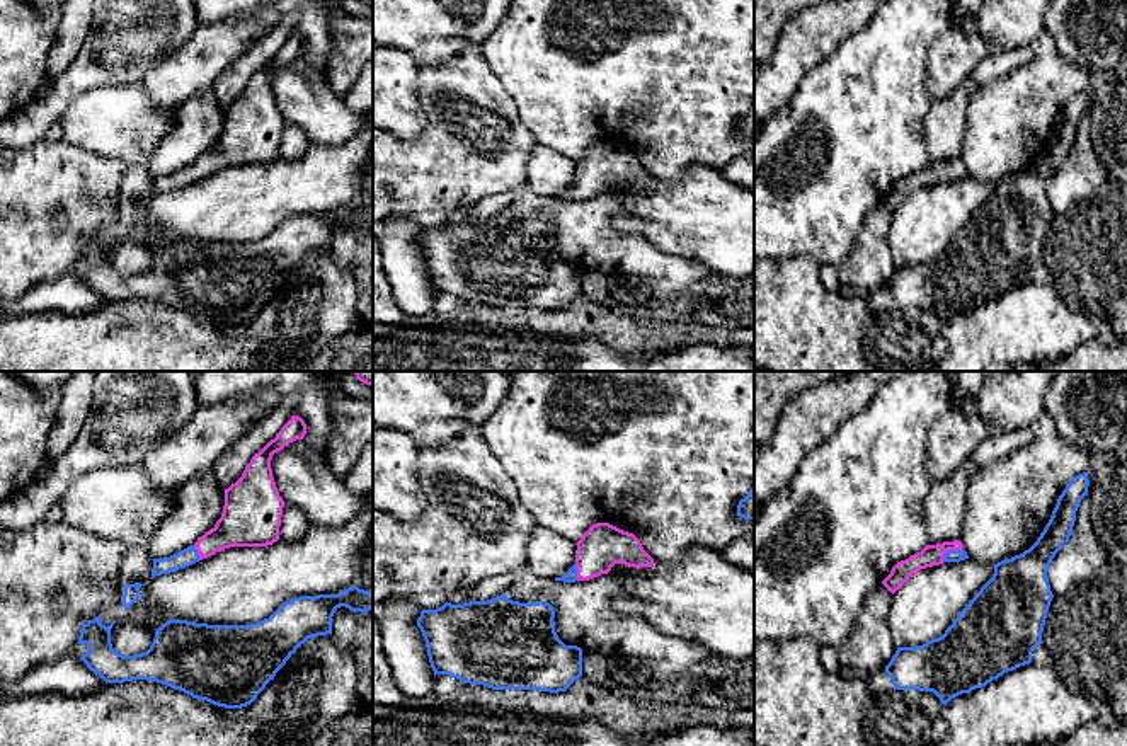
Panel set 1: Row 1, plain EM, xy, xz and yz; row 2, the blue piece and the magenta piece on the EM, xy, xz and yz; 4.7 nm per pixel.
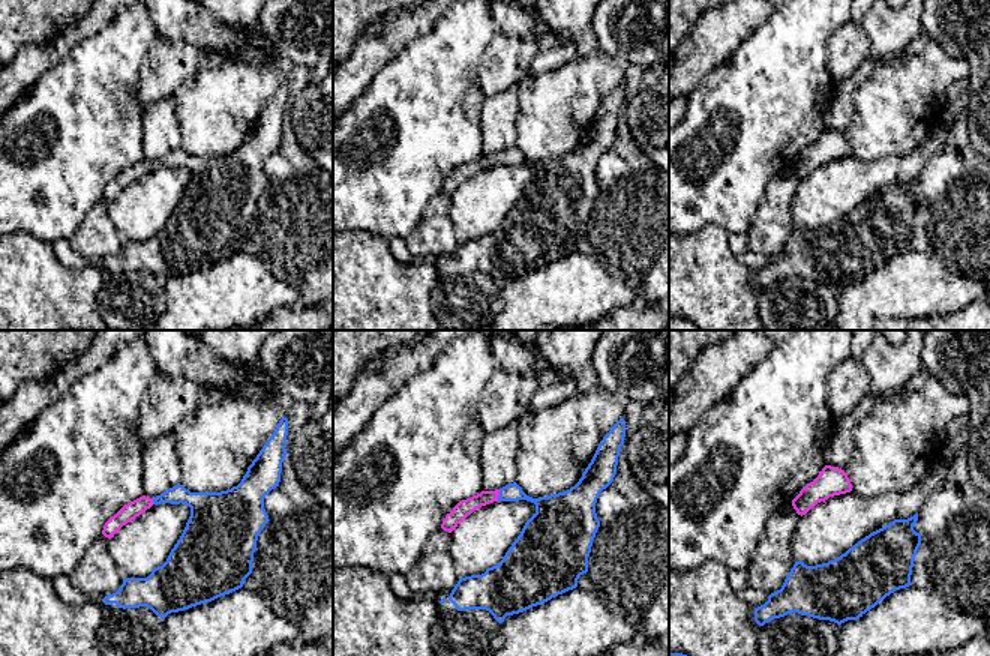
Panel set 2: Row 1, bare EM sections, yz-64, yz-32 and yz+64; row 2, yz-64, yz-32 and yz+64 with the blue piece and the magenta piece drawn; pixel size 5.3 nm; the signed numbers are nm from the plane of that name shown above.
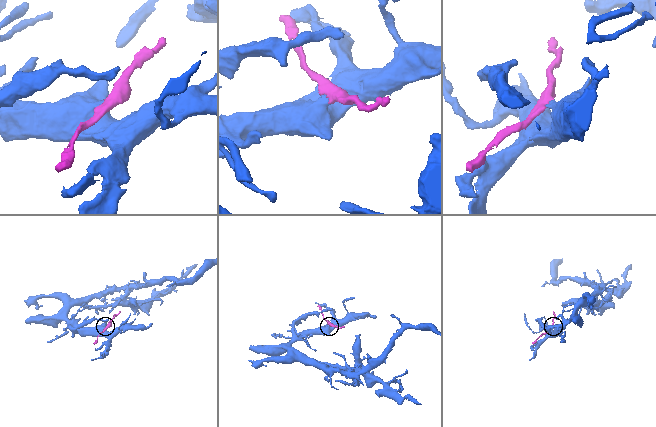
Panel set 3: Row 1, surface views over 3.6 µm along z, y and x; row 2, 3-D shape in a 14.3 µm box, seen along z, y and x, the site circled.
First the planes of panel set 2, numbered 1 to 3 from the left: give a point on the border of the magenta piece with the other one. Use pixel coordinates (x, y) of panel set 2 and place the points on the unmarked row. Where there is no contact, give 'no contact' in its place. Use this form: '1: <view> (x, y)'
1: yz-64 (153, 165)
2: yz-32 (498, 159)
3: no contact

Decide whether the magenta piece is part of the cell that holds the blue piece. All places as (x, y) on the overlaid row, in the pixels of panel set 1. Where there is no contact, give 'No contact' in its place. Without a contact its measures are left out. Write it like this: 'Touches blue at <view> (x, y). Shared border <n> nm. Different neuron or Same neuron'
Touches blue at yz (950, 550). Shared border 120 nm. Same neuron

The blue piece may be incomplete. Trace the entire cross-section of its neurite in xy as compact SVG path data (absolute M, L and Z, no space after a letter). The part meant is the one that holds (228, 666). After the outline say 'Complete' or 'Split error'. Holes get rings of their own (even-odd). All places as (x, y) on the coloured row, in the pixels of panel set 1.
M352 586L339 594L300 596L281 605L269 618L249 625L169 620L157 628L150 649L134 656L112 649L111 628L116 620L106 627L99 615L82 625L77 644L89 646L80 661L106 683L157 681L218 707L242 709L257 698L301 644L312 637L332 635L332 617L340 606L368 613L373 608L373 594Z. Complete

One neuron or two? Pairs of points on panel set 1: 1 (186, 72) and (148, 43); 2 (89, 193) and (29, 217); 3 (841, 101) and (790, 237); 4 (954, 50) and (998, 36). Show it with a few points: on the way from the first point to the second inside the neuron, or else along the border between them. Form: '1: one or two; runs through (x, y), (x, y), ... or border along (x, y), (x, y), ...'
1: two; border along (194, 29), (138, 82)
2: one; runs through (74, 195), (58, 195), (45, 201)
3: one; runs through (841, 135), (828, 169), (828, 183), (807, 203)
4: two; border along (974, 29), (991, 48)

